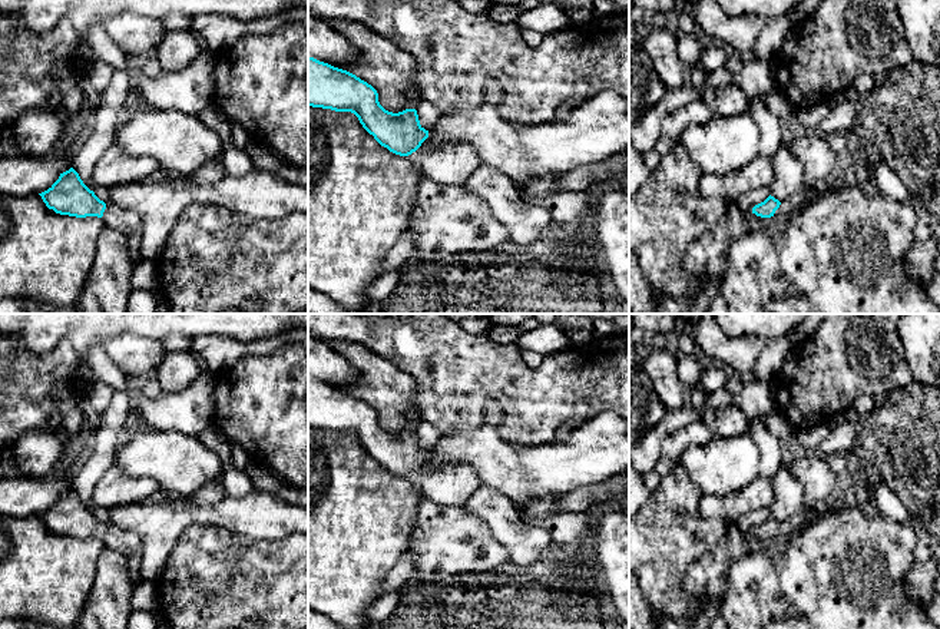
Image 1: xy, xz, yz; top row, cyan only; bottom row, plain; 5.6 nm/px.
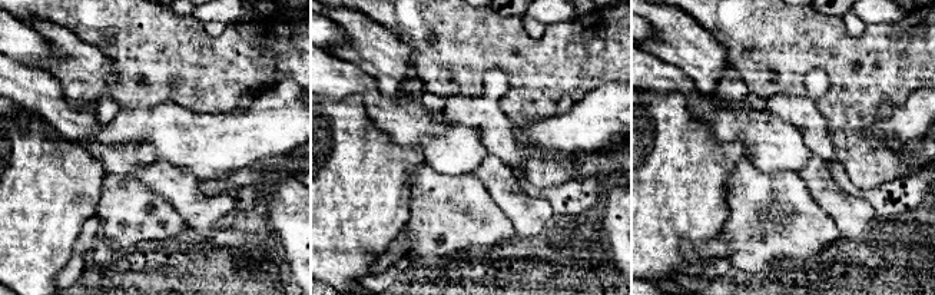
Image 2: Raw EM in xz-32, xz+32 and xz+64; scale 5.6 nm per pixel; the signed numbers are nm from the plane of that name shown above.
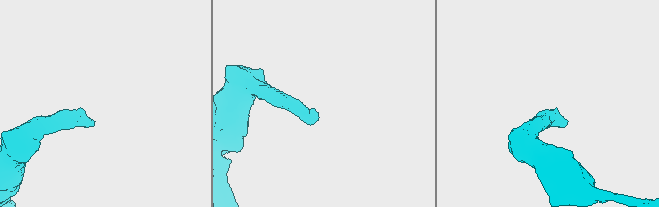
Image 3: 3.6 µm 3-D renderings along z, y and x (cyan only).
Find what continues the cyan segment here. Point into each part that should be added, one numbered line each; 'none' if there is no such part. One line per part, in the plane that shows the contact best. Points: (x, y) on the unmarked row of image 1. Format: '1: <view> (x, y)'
1: xy (126, 542)

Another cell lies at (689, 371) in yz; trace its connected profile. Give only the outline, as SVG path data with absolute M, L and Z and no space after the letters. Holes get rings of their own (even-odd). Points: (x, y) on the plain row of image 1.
M678 355L678 375L689 387L689 390L696 390L708 395L699 387L699 378L704 368L699 365L694 355Z

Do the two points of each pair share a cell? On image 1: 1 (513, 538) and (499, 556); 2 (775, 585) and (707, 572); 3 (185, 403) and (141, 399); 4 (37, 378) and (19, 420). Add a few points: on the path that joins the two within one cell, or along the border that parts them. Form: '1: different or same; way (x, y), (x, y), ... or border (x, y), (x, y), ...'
1: different; border (483, 523), (506, 550), (513, 568)
2: different; border (753, 553), (731, 566), (728, 591), (722, 602)
3: same; way (174, 406), (152, 406)
4: same; way (27, 389), (19, 397), (19, 410)

